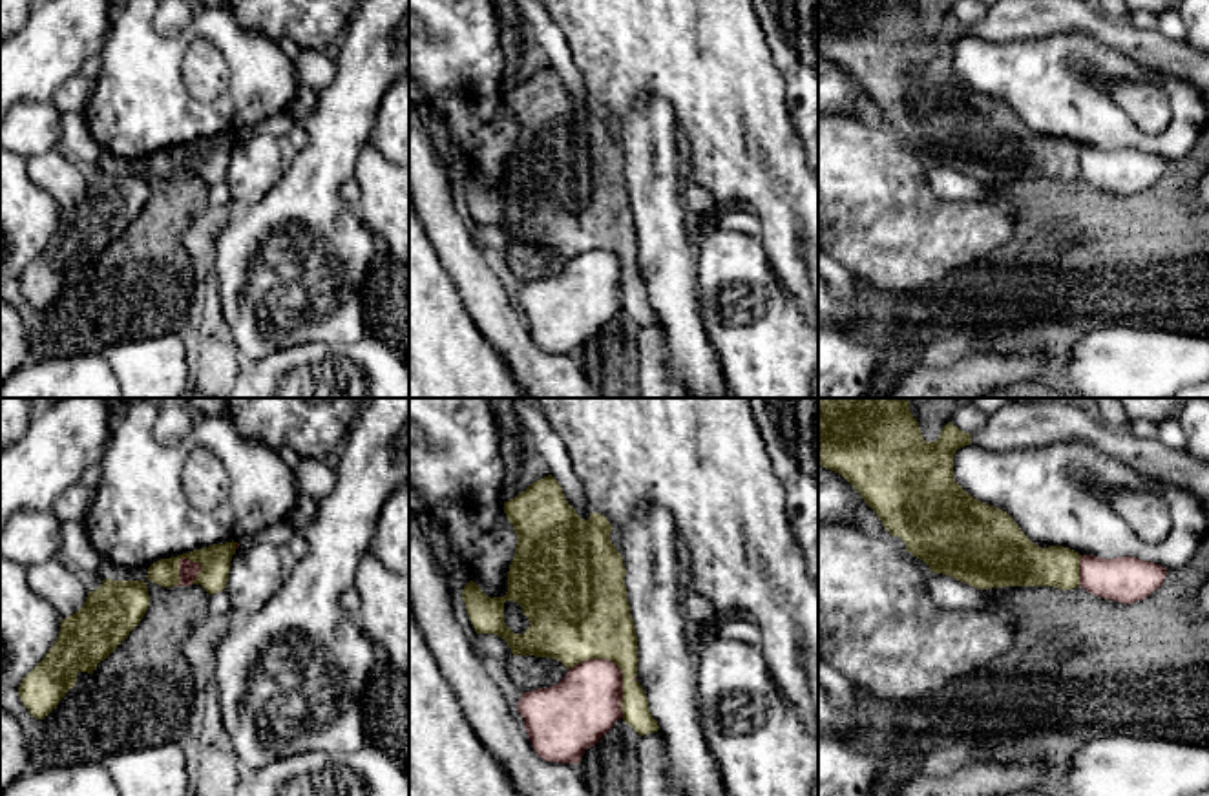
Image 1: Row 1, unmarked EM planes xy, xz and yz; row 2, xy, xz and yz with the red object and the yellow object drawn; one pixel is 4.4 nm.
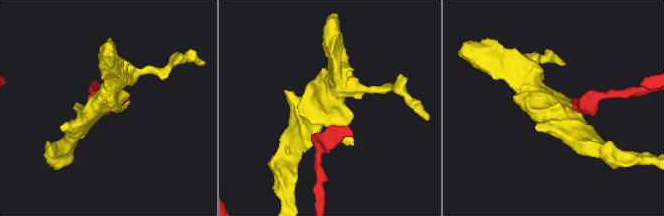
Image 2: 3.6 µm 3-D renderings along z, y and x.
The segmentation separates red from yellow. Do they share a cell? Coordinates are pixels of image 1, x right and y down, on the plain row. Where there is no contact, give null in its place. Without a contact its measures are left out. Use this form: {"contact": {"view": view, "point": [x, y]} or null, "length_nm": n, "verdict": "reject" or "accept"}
{"contact": {"view": "xz", "point": [618, 258]}, "length_nm": 340, "verdict": "reject"}

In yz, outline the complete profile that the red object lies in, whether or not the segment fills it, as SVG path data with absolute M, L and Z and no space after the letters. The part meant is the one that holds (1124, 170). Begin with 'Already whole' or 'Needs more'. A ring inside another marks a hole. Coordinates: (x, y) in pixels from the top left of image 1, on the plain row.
Already whole. M1081 146L1079 150L1079 177L1123 195L1149 188L1165 168L1163 157L1130 146L1116 150Z

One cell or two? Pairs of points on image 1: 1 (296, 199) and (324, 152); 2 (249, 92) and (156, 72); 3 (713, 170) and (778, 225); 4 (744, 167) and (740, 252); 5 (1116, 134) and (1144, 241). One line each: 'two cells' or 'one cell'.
1: one cell
2: one cell
3: one cell
4: two cells
5: two cells

